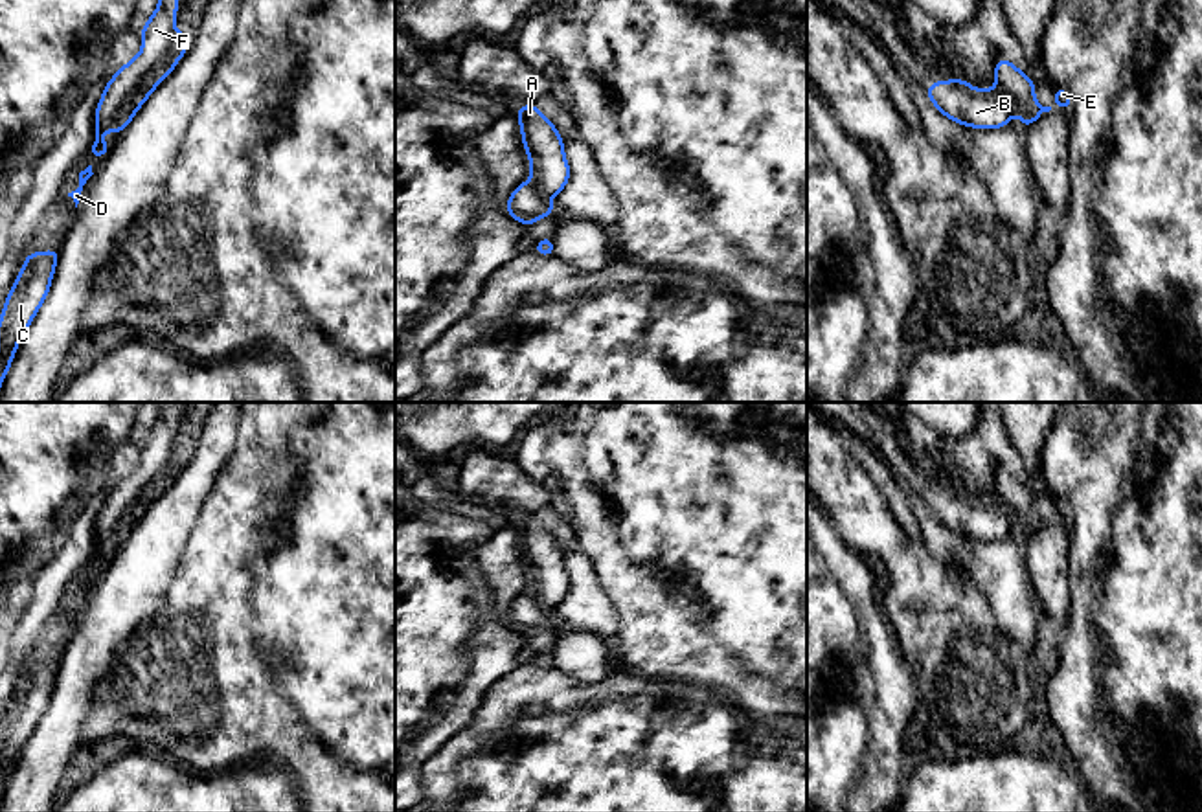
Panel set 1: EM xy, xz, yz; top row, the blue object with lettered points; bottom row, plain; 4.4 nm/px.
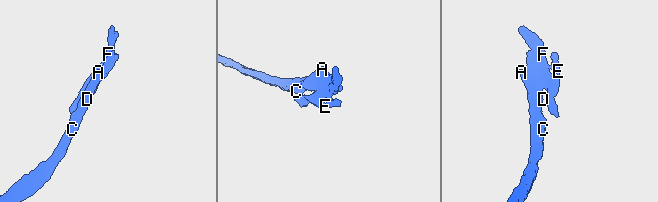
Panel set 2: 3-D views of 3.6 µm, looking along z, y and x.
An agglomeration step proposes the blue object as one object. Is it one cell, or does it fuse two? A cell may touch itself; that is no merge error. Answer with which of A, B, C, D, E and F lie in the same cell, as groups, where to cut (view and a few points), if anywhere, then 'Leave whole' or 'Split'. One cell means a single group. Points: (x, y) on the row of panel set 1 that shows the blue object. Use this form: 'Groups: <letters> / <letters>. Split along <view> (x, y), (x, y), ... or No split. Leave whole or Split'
Groups: A B C D / E F. Split along xy (173, 35), (170, 56), (146, 76), (109, 129). Split

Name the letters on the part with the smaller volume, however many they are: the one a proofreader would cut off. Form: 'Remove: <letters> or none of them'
Remove: E, F

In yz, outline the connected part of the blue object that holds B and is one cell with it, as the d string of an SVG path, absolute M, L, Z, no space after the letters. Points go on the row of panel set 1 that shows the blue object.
M948 79L934 81L926 96L943 116L974 129L1004 129L1013 116L1011 99L1000 86L980 90L967 81Z

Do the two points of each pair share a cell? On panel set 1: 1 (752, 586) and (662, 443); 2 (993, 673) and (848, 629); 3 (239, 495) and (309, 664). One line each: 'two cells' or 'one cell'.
1: one cell
2: two cells
3: one cell

